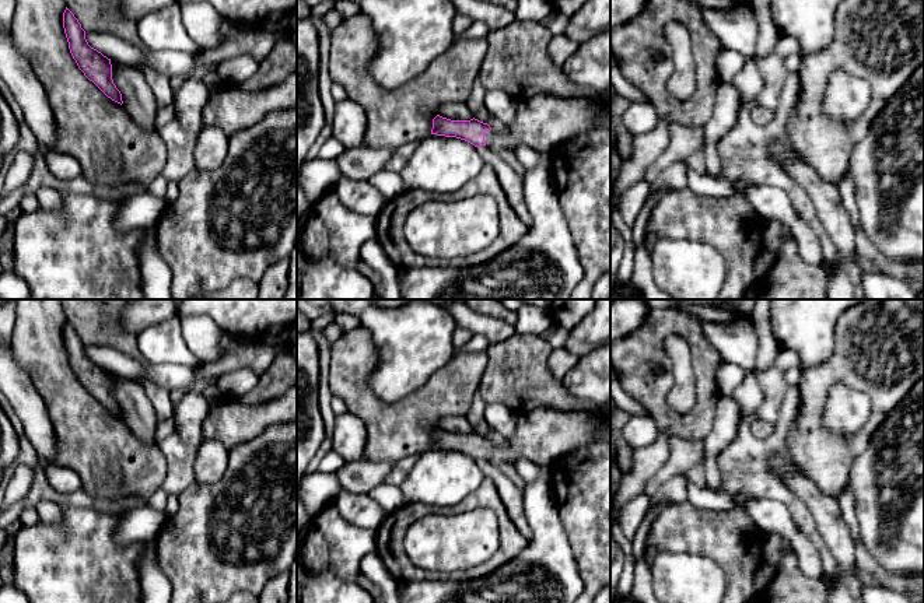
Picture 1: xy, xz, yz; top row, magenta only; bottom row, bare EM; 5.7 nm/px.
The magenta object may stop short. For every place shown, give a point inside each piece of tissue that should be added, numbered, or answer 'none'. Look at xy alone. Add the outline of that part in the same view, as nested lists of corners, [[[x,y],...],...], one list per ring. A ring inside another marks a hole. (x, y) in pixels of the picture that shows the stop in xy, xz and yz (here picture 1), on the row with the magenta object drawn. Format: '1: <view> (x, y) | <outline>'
none

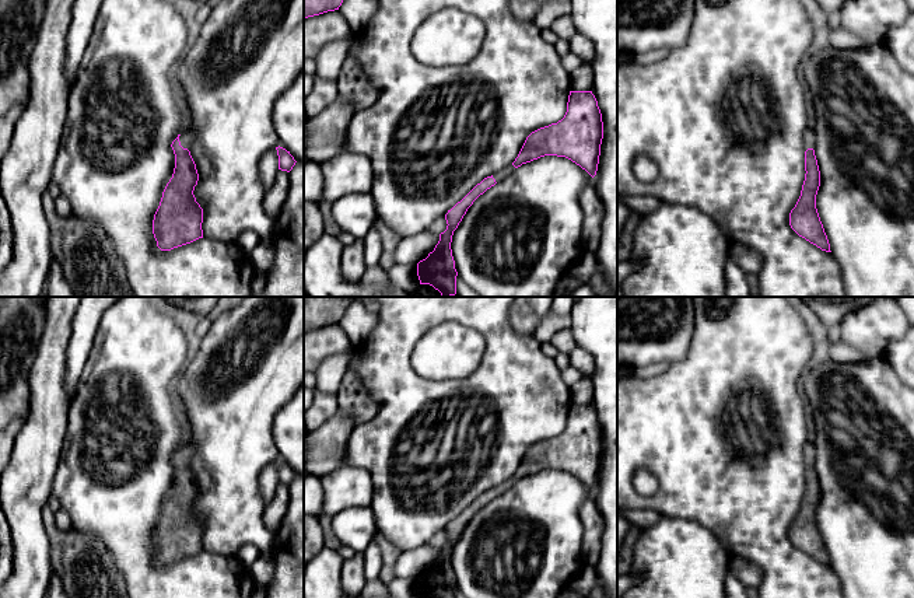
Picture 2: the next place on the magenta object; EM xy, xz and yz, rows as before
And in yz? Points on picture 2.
1: yz (809, 139) | [[[810,127],[810,129],[808,129],[805,132],[805,136],[803,136],[803,147],[805,147],[805,151],[808,148],[813,148],[815,150],[815,146],[816,146],[816,134],[815,134],[813,127]]]

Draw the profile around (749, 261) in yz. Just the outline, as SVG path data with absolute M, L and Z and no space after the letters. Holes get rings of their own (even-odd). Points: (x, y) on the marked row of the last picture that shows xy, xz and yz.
M729 242L729 258L738 263L746 276L759 274L764 262L760 252L739 242Z

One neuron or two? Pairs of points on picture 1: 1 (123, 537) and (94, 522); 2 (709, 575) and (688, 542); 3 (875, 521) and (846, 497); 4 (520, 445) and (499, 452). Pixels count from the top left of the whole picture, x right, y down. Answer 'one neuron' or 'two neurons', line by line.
1: two neurons
2: two neurons
3: two neurons
4: one neuron

